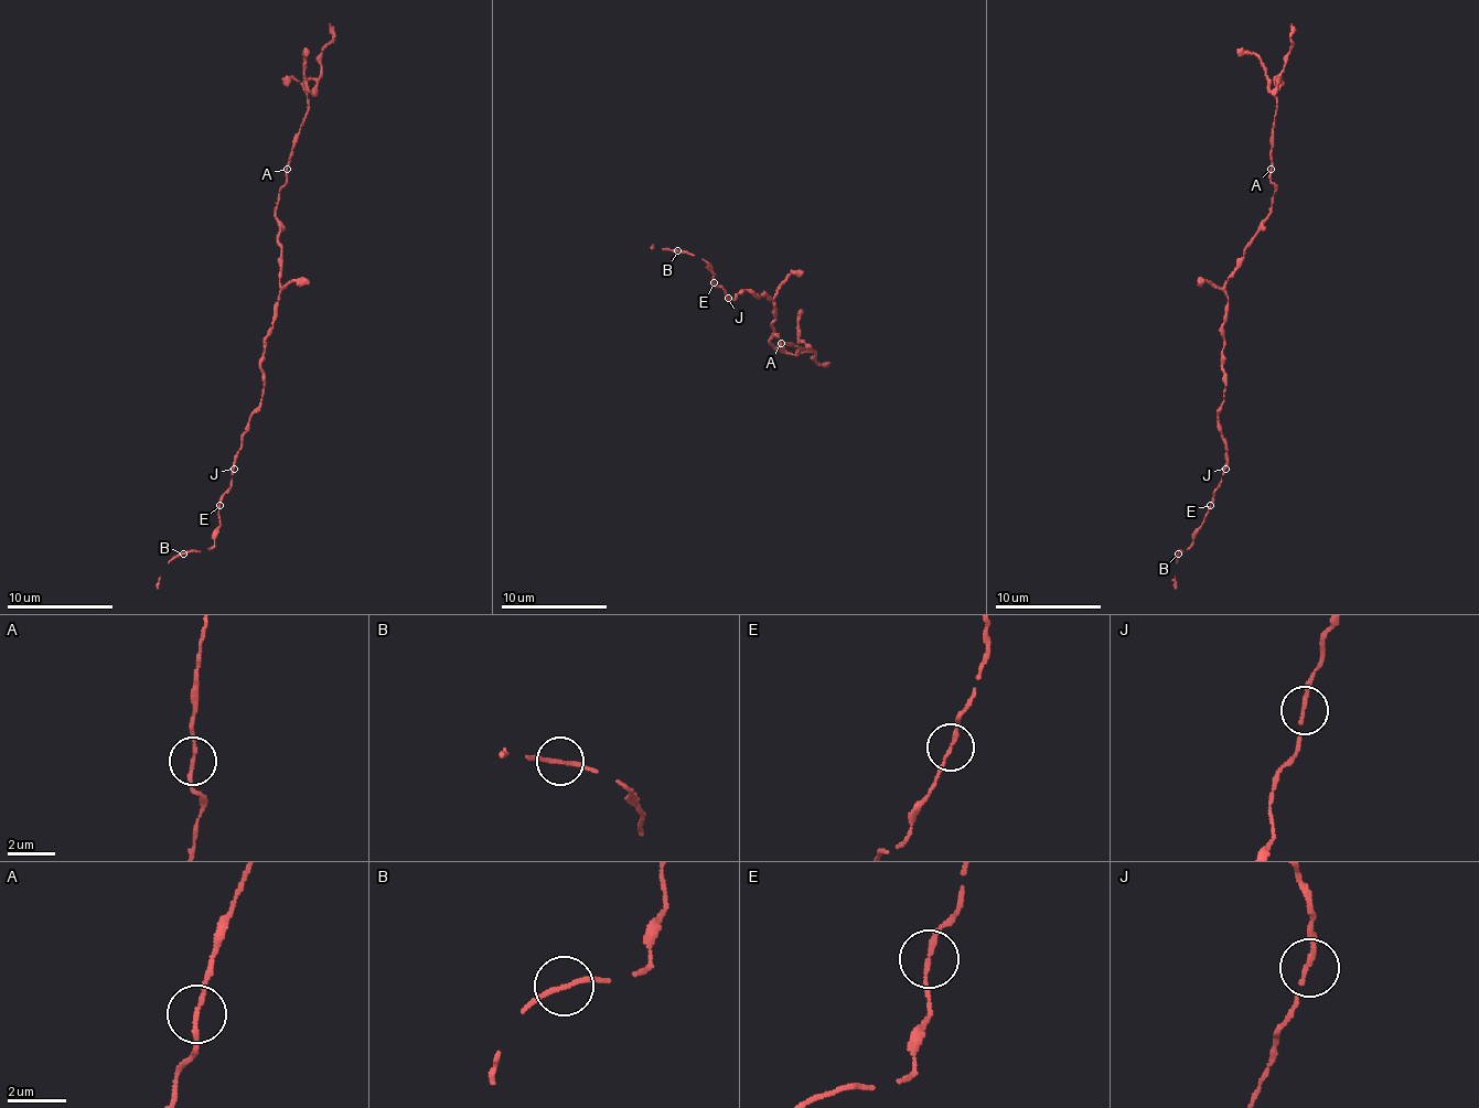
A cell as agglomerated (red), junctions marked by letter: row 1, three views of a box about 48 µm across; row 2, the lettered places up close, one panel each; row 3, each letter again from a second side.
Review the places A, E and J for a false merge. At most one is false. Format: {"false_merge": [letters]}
{"false_merge": []}

